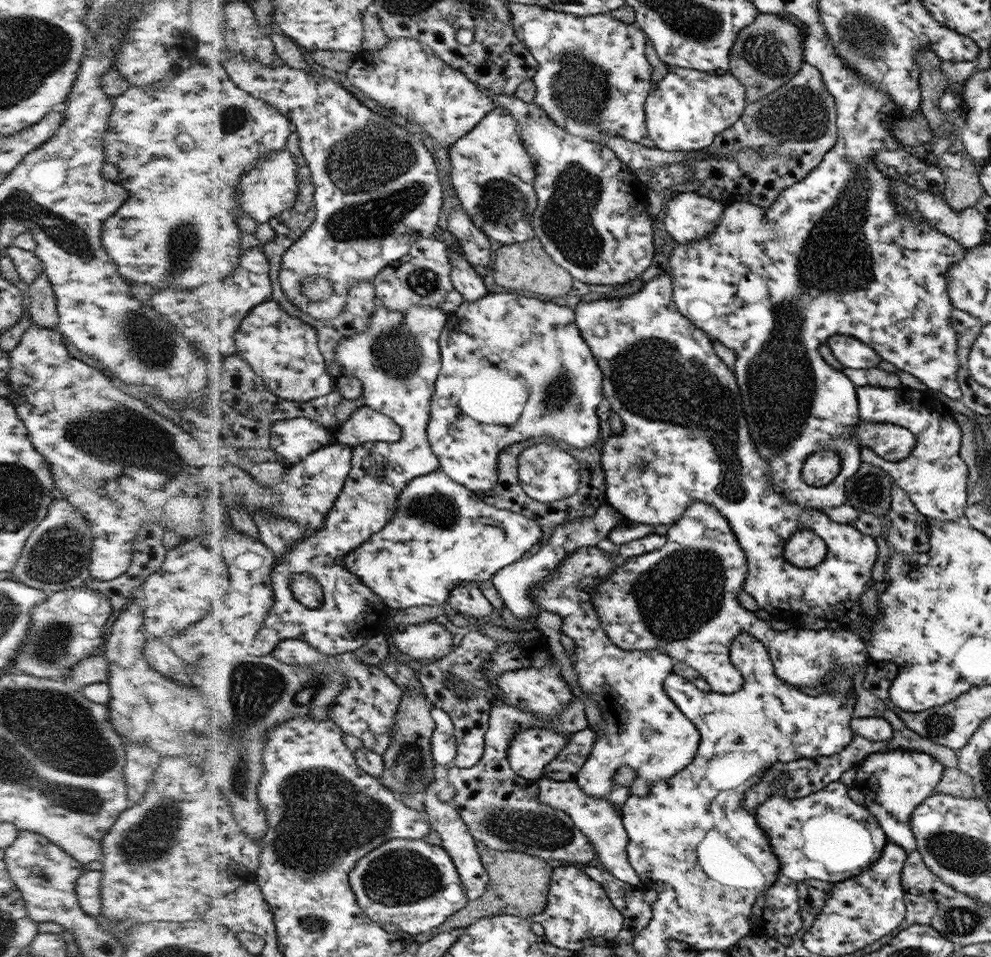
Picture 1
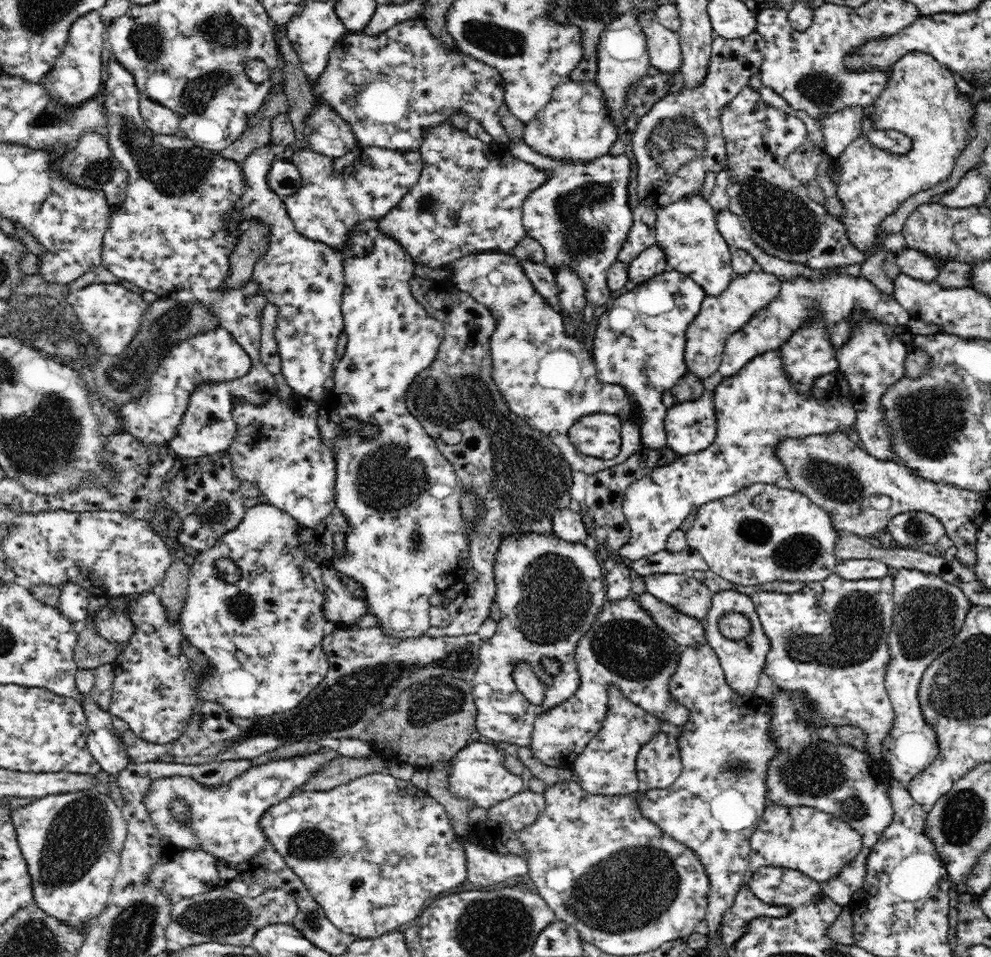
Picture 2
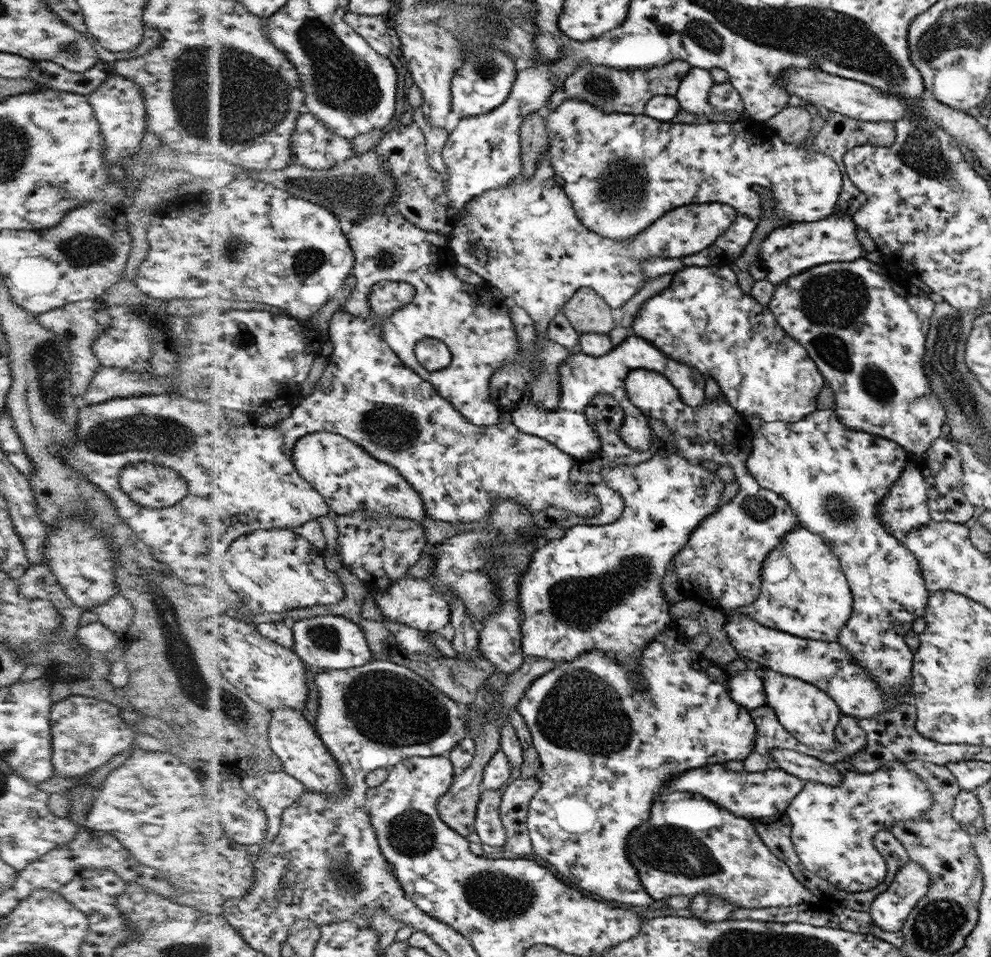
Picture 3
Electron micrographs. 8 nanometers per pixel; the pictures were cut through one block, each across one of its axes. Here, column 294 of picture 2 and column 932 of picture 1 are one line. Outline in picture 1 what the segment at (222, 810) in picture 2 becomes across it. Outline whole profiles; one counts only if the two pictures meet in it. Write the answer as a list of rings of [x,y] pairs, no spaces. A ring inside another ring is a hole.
[[[886,749],[869,754],[856,767],[858,771],[854,773],[854,783],[866,798],[864,806],[876,816],[888,835],[888,840],[898,843],[904,850],[916,849],[917,839],[912,829],[912,814],[918,805],[936,793],[937,784],[944,776],[946,766],[932,756],[932,768],[918,768],[918,764],[912,760],[912,752]]]

